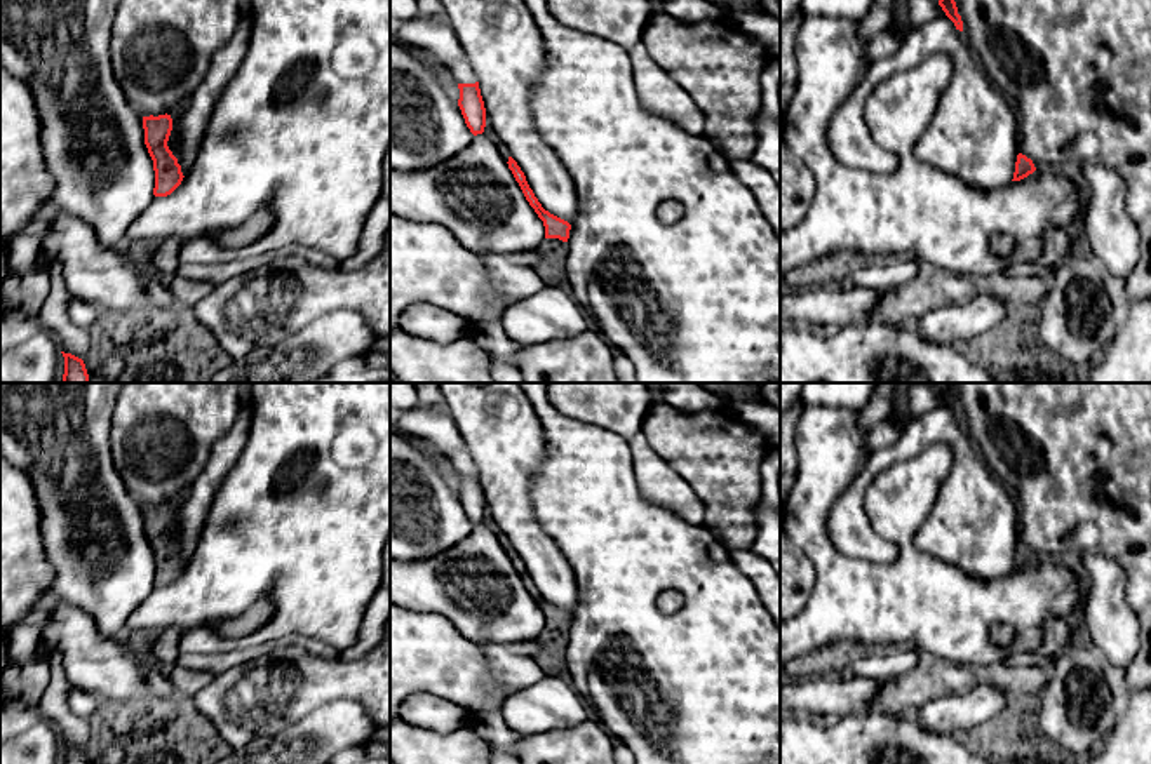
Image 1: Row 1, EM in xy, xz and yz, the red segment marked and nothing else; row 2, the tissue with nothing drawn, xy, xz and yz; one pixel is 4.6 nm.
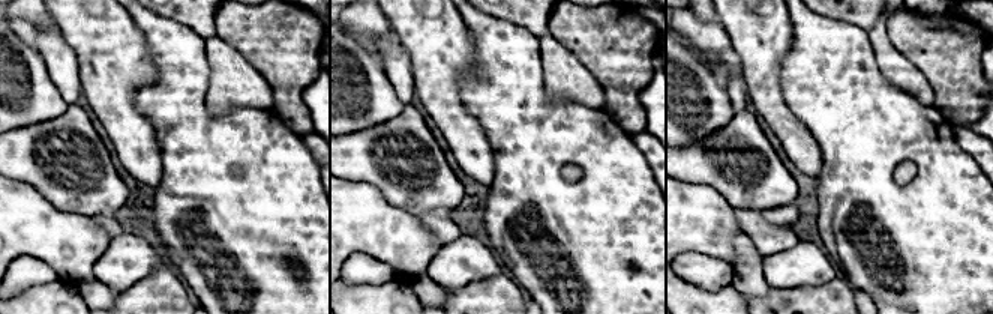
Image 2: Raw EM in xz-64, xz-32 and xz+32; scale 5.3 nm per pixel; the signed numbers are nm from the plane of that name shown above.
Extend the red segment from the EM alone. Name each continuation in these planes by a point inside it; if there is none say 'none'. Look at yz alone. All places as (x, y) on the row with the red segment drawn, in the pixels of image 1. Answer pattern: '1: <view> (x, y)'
none

